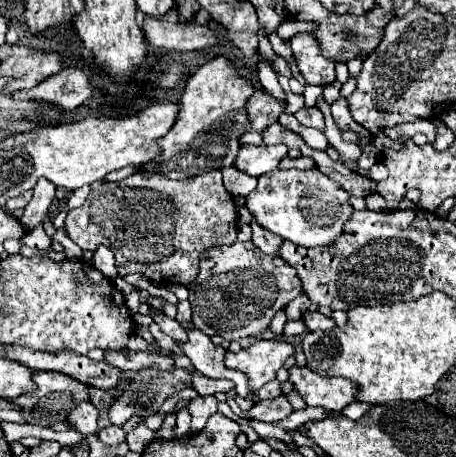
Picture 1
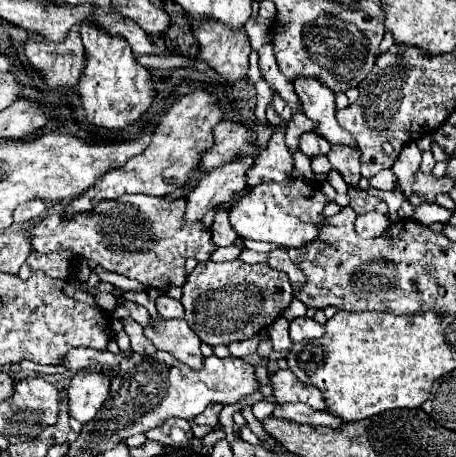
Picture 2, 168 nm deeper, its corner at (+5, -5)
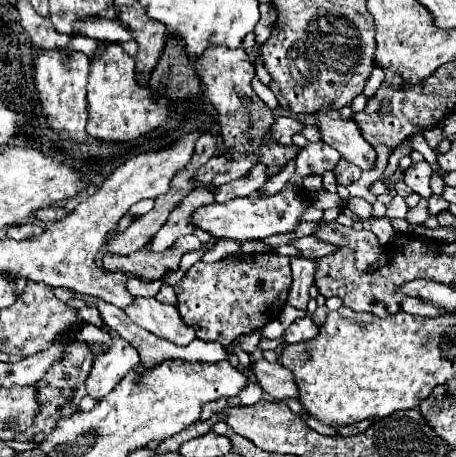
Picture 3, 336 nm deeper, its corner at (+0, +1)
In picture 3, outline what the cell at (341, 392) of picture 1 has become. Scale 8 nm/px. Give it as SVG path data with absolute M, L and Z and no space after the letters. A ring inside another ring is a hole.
M256 360L252 364L252 372L262 386L266 394L272 398L284 400L284 398L298 398L298 386L294 382L294 374L288 372L282 364L278 362L268 362L268 360Z

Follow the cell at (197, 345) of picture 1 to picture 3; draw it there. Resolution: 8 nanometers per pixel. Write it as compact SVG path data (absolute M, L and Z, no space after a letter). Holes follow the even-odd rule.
M136 298L132 306L124 308L124 312L132 322L142 326L144 330L166 338L178 346L186 346L196 338L194 328L182 322L176 306L162 304L156 298Z

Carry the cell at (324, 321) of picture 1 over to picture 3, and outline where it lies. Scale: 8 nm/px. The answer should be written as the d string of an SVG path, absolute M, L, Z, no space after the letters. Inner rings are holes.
M304 316L300 320L294 320L282 334L286 344L296 344L296 342L306 342L312 340L318 334L318 326L312 322L310 316Z

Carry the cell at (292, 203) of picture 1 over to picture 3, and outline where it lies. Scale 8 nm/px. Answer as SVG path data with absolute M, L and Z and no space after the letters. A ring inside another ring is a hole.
M284 188L274 196L262 196L258 192L246 196L246 198L234 198L230 202L218 204L212 202L208 206L200 206L200 210L194 210L190 224L194 228L202 228L214 238L232 238L232 240L262 240L274 234L292 232L300 224L300 216L306 210L306 204L302 200L302 194L294 188Z

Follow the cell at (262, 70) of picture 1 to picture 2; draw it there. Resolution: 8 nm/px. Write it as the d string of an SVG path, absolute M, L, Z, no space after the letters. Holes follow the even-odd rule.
M281 120L279 126L273 126L271 134L271 144L255 158L253 170L249 170L247 184L257 186L259 182L283 182L291 176L293 170L293 156L285 144L285 132L287 132L287 122Z

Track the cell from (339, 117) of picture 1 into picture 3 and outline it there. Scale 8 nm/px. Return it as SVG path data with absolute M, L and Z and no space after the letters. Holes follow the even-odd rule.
M342 158L342 160L338 162L334 174L336 174L338 184L342 184L342 186L350 186L352 182L356 182L356 180L360 178L362 172L360 172L360 168L356 168L354 164L350 164L350 162L346 162L346 160Z

